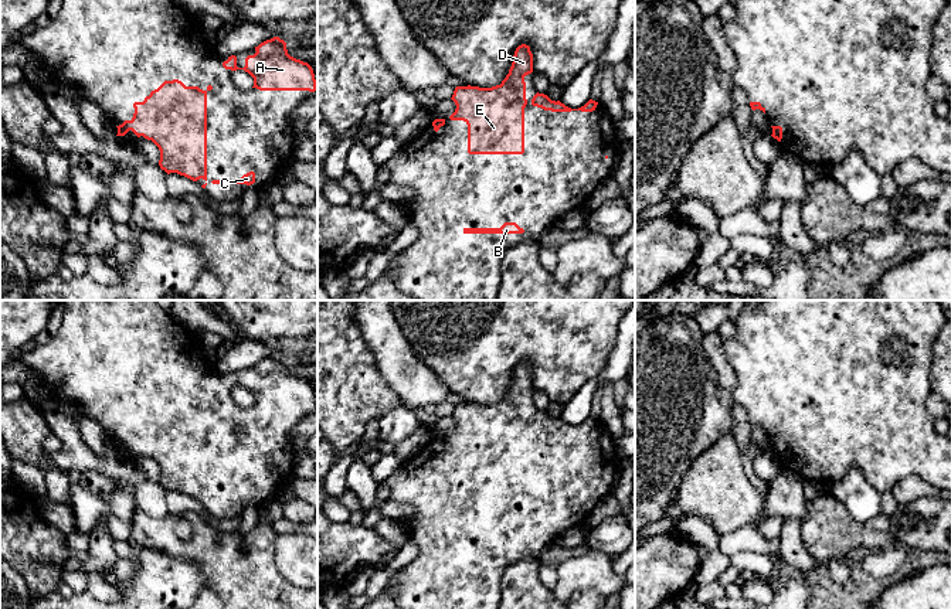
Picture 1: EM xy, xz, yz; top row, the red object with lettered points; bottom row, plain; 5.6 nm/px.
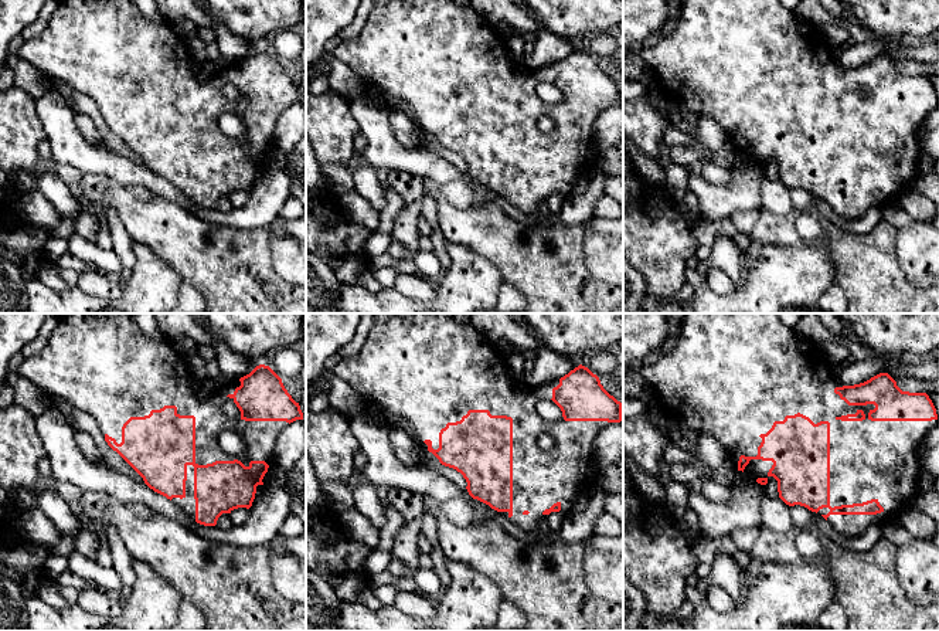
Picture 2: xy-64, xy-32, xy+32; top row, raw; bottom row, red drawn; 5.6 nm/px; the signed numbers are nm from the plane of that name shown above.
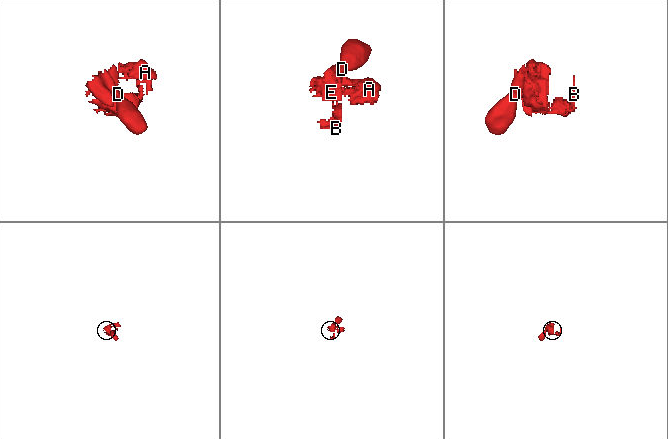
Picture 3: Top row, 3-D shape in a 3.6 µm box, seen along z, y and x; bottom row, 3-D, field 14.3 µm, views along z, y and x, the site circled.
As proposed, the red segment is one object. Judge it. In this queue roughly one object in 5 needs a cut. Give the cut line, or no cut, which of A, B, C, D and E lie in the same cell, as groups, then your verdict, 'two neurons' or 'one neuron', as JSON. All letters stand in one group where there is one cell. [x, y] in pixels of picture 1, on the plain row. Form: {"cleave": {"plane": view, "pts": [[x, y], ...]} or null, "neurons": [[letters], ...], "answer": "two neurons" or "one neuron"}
{"cleave": null, "neurons": [["A", "B", "C", "D", "E"]], "answer": "one neuron"}

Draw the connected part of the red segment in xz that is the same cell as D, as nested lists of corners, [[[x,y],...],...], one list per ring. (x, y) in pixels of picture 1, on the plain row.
[[[530,364],[516,365],[509,391],[492,405],[456,404],[452,418],[456,422],[451,438],[468,442],[469,472],[524,470],[524,394],[533,389]]]

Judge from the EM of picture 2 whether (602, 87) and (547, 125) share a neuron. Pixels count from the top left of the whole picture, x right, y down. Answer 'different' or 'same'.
different

